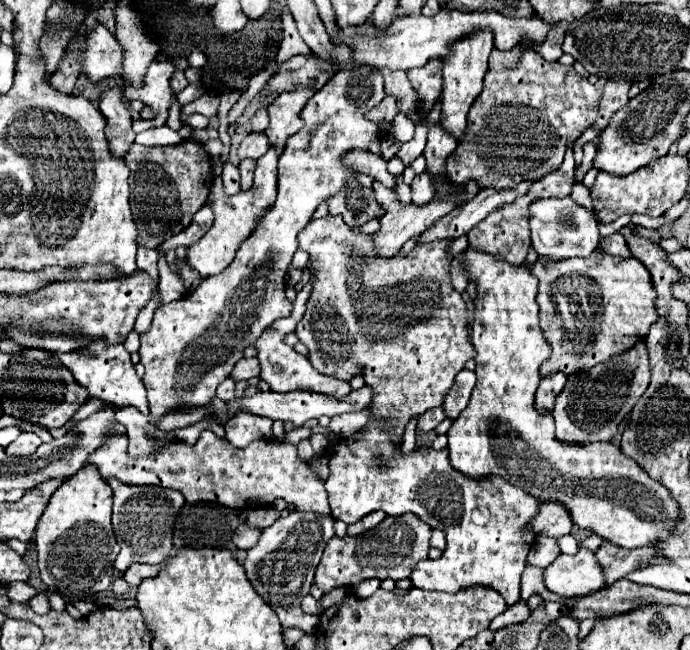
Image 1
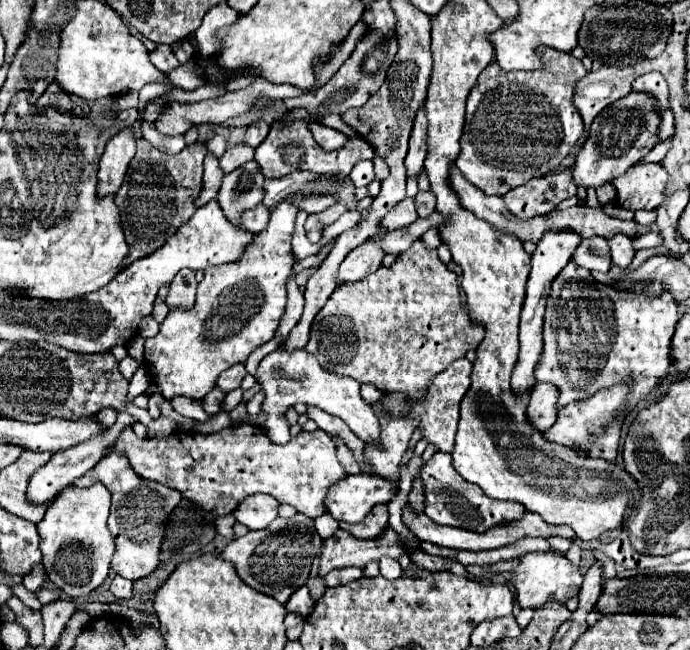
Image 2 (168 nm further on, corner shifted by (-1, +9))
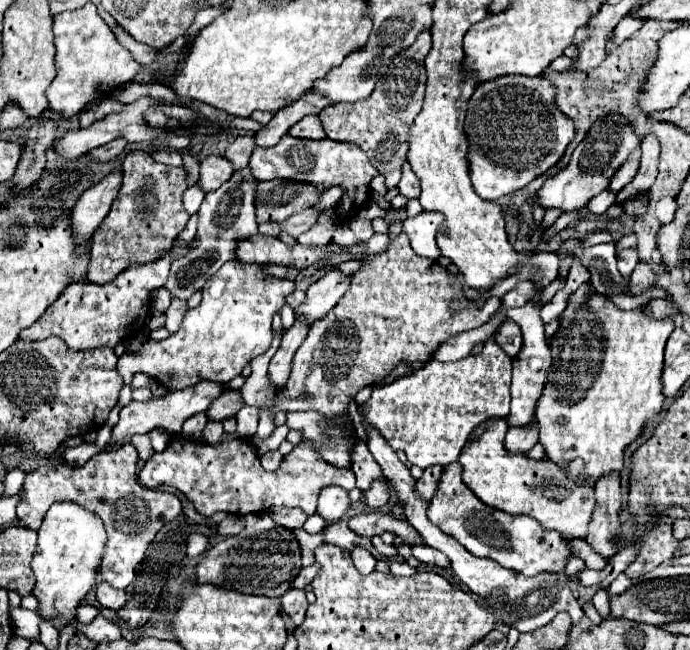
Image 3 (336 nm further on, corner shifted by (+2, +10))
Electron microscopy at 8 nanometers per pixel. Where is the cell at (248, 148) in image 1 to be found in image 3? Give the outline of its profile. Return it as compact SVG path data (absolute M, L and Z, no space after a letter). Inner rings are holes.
M206 156L200 162L198 186L208 194L218 190L232 176L232 164L222 156Z

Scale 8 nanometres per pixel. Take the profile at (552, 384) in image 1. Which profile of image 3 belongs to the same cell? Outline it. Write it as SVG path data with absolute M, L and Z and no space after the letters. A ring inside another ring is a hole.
M530 424L524 428L510 428L506 434L506 450L512 454L528 452L538 442L538 424Z

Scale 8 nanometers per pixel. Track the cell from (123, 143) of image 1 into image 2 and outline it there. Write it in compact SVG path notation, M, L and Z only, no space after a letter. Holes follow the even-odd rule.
M125 125L107 141L105 153L99 161L99 193L117 193L125 177L127 165L135 155L135 135L133 127Z

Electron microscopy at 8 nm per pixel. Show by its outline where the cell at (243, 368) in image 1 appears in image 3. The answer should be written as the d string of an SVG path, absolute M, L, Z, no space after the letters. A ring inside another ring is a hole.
M198 382L196 386L190 386L186 390L178 390L178 392L168 392L164 398L150 398L146 402L130 402L120 410L120 422L114 426L112 430L112 440L110 442L122 442L128 440L134 434L148 434L156 428L162 428L168 436L180 436L182 434L182 424L198 414L208 410L208 406L224 392L224 384L220 382Z

